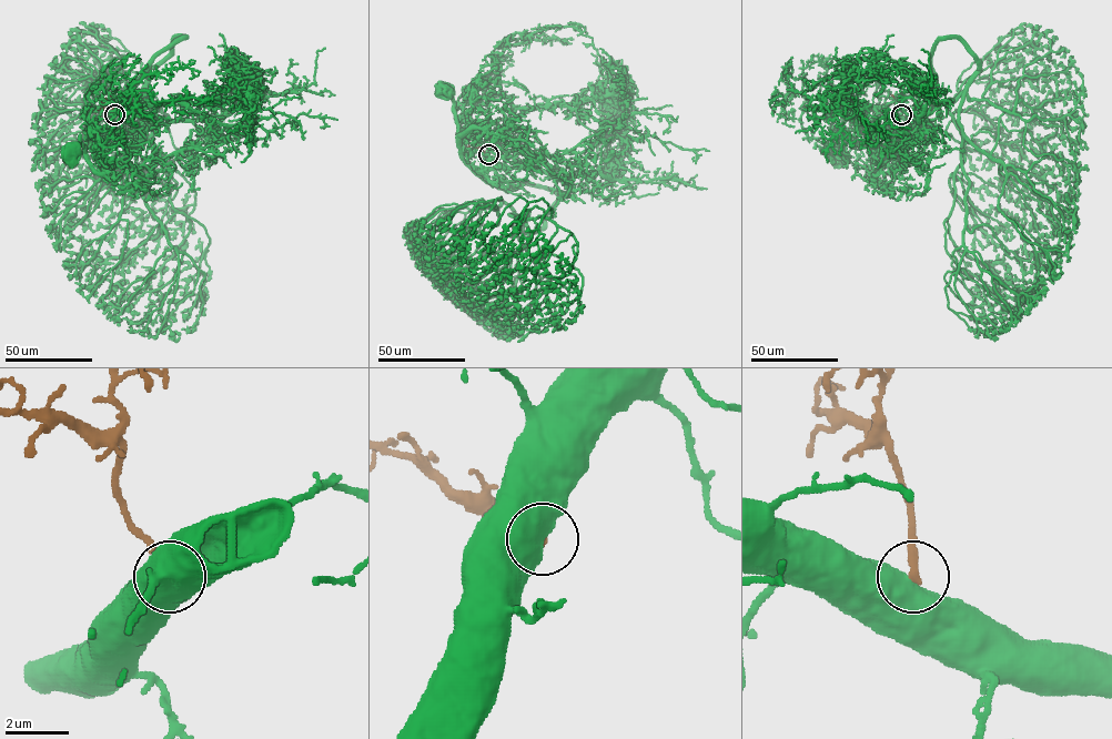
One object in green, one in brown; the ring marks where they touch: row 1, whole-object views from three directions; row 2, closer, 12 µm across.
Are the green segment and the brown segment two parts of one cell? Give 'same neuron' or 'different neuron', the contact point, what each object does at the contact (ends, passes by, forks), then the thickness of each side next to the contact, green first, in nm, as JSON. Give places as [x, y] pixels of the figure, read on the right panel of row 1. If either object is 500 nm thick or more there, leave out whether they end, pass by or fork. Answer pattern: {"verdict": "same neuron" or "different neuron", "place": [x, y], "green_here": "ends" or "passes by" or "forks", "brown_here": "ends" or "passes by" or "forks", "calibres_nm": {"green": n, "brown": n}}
{"verdict": "same neuron", "place": [901, 114], "calibres_nm": {"green": 700, "brown": 260}}

